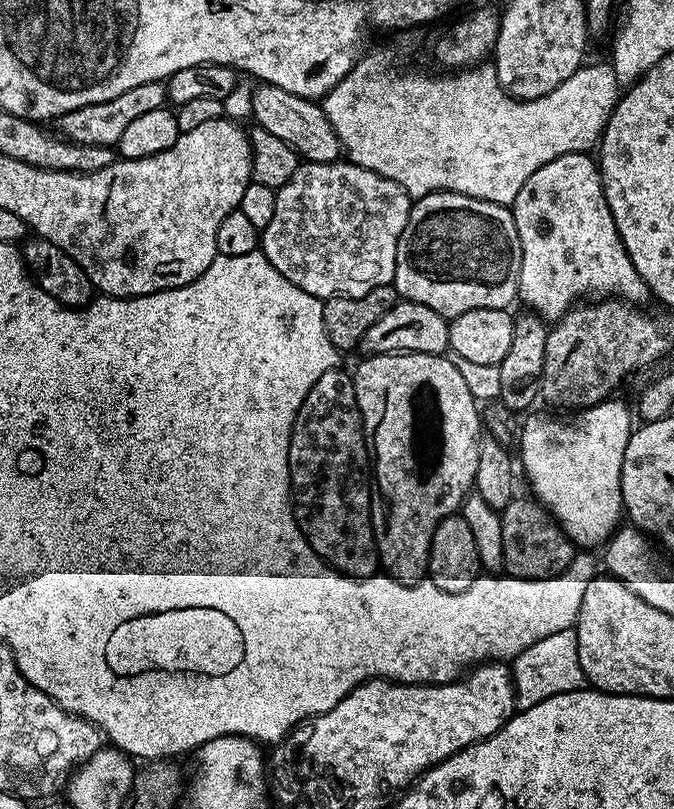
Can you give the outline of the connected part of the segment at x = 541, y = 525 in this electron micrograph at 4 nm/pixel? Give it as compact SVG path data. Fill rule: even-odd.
M535 498L512 499L499 513L502 526L503 571L523 580L545 580L560 576L576 557L578 548L556 523L551 512Z

